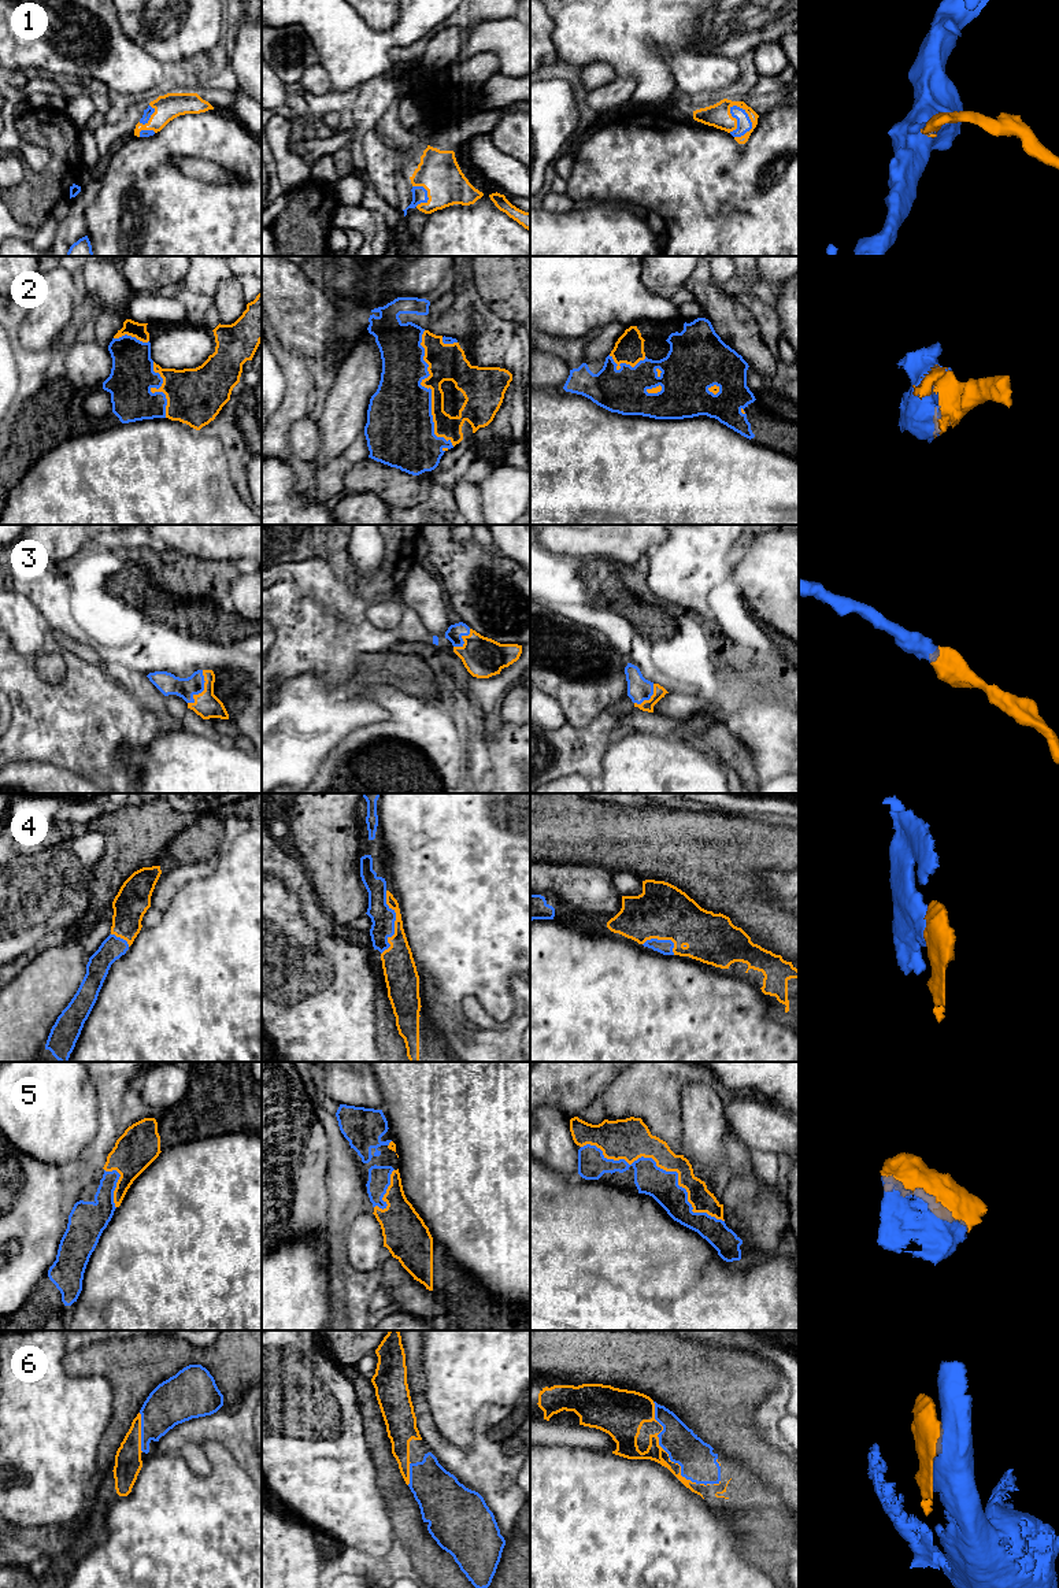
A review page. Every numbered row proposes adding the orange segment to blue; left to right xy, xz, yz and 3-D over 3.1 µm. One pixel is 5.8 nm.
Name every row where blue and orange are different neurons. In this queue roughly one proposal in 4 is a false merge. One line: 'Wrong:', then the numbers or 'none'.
Wrong: none

